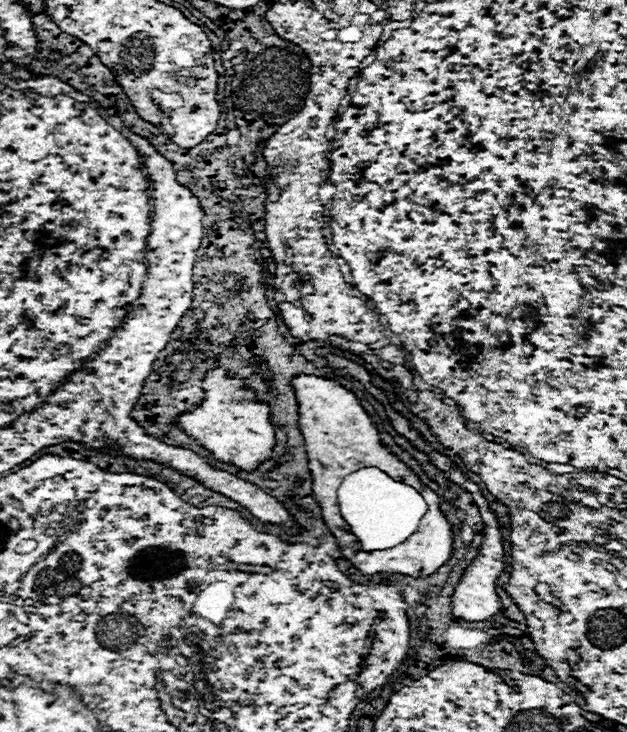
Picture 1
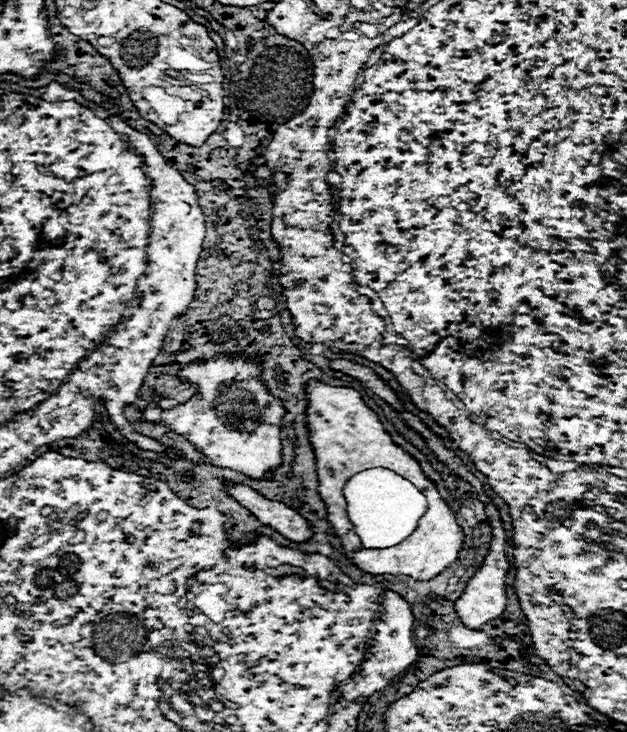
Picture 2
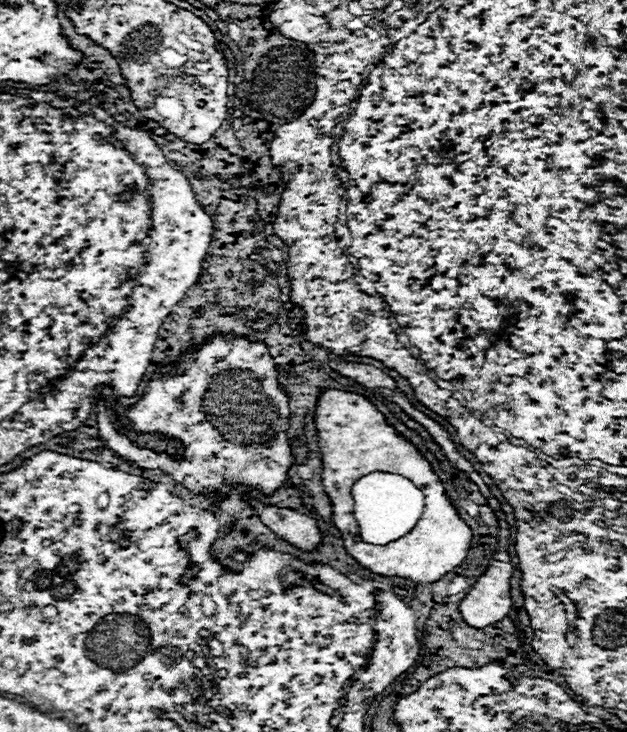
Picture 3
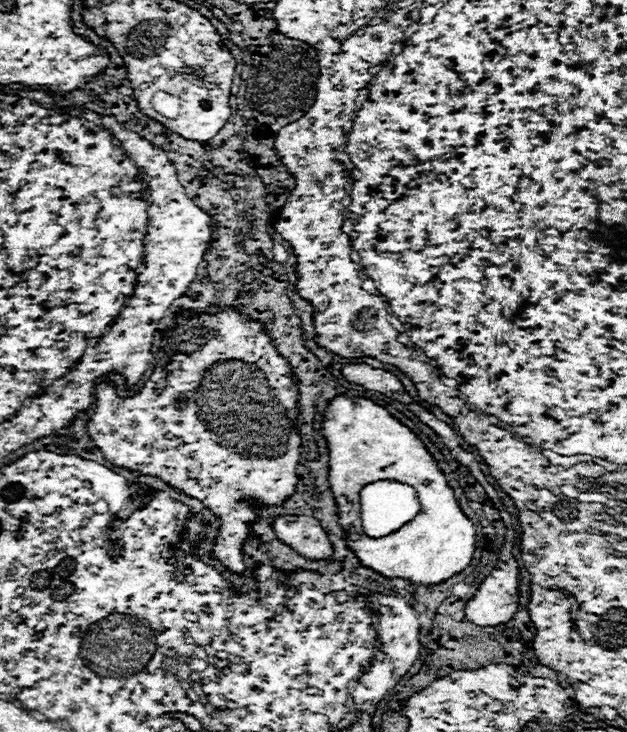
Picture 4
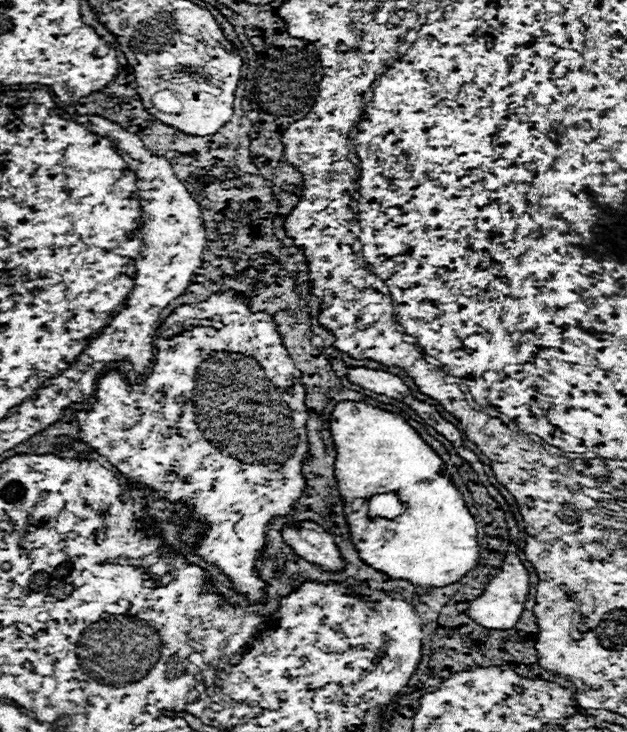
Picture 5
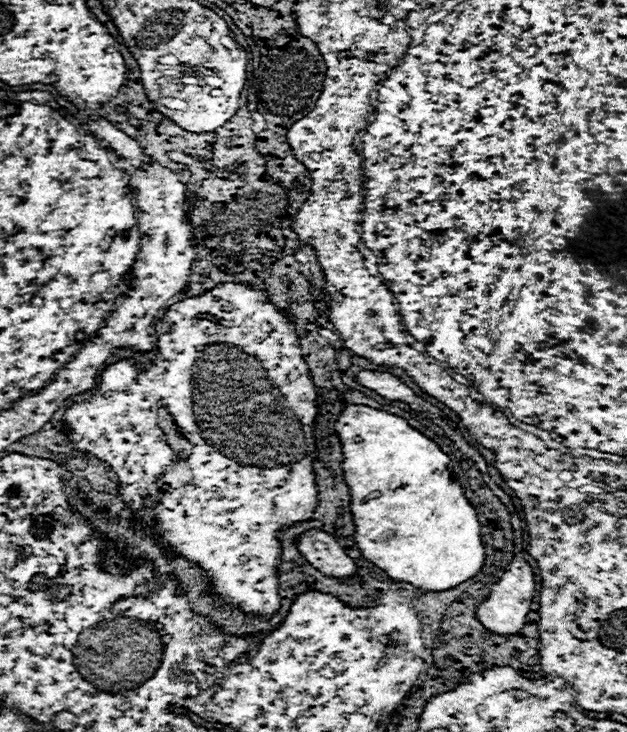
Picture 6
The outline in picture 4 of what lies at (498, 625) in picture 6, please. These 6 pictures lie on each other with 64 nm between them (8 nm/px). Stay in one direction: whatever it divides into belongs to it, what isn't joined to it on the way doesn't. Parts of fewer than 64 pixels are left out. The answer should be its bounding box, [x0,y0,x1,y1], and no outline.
[464,560,518,626]

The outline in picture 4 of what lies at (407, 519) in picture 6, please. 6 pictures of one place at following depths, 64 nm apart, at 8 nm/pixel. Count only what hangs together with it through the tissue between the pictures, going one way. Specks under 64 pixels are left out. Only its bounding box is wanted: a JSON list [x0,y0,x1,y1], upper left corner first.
[322,394,476,586]

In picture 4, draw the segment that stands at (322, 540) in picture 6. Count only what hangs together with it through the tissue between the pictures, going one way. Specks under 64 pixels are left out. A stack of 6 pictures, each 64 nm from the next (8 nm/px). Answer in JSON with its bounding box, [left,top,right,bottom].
[272,514,332,558]

